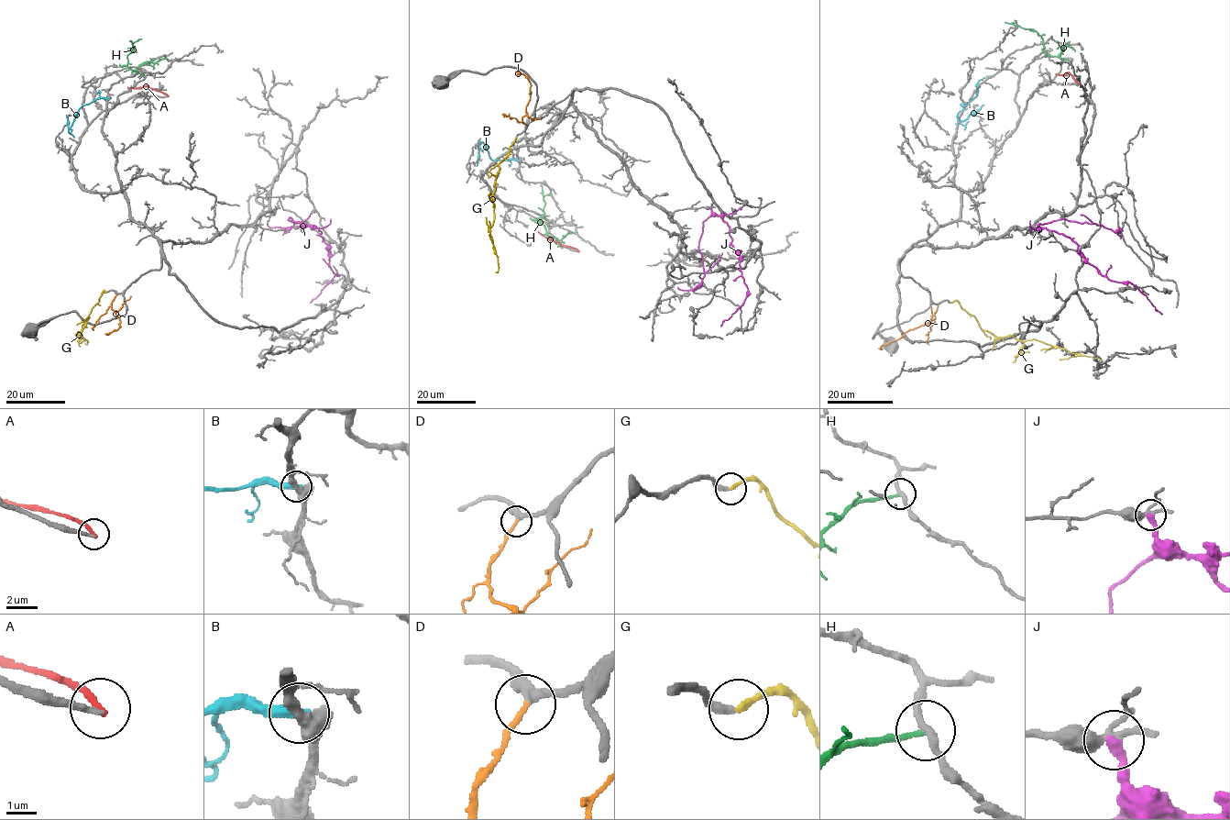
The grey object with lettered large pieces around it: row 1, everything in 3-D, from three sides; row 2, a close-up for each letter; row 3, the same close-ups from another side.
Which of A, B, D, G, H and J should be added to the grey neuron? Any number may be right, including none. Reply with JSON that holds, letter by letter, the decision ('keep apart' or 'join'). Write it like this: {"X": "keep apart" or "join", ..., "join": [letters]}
{"A": "keep apart", "B": "keep apart", "D": "join", "G": "join", "H": "keep apart", "J": "keep apart", "join": ["D", "G"]}

